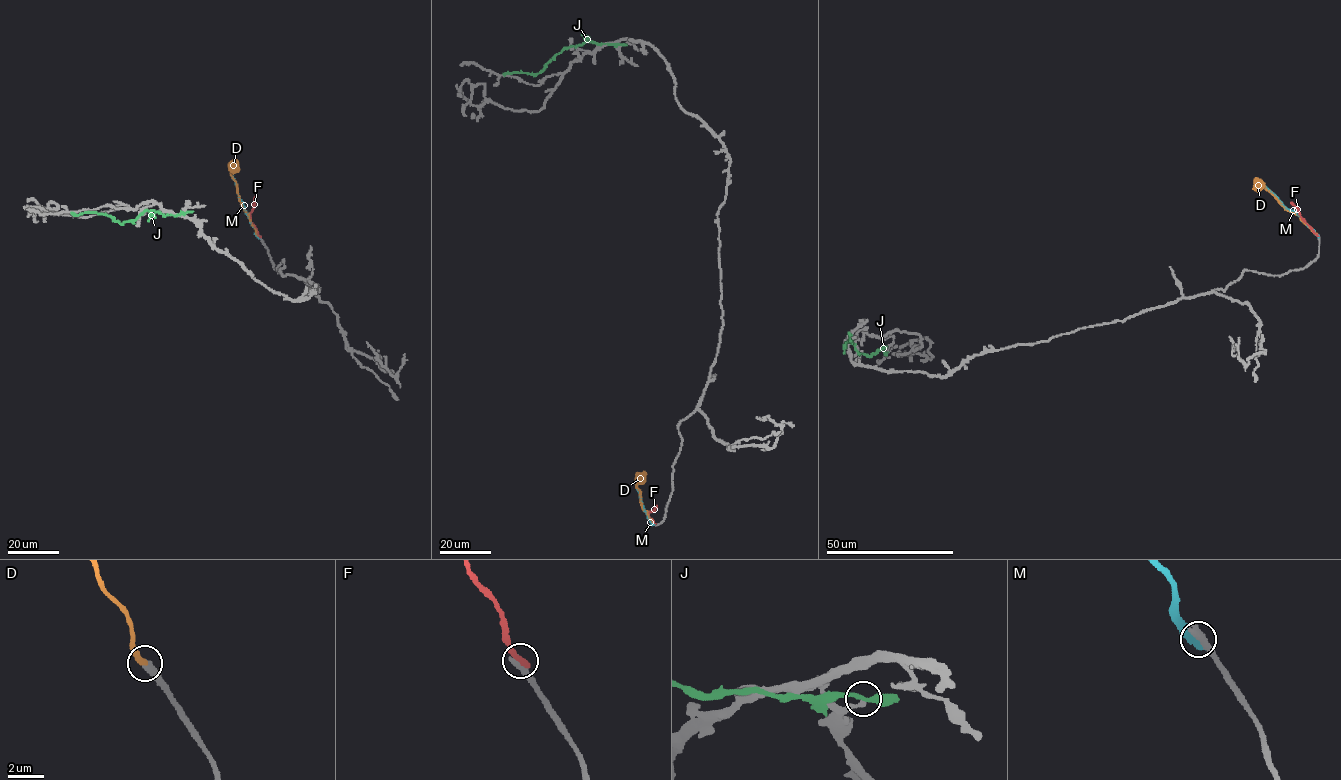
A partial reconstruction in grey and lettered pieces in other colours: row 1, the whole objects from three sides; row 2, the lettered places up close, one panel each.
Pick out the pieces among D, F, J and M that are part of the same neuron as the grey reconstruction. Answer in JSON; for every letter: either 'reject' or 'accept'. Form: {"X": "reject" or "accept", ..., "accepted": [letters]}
{"D": "accept", "F": "reject", "J": "reject", "M": "reject", "accepted": ["D"]}

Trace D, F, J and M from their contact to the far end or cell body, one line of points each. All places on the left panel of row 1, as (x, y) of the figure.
D: (258, 235), (242, 207), (230, 170), (233, 168)
F: (259, 236), (250, 217), (254, 196)
J: (188, 212), (163, 216), (144, 210), (136, 218), (120, 224), (106, 214), (74, 215), (71, 212)
M: (258, 237), (231, 175), (233, 163)

